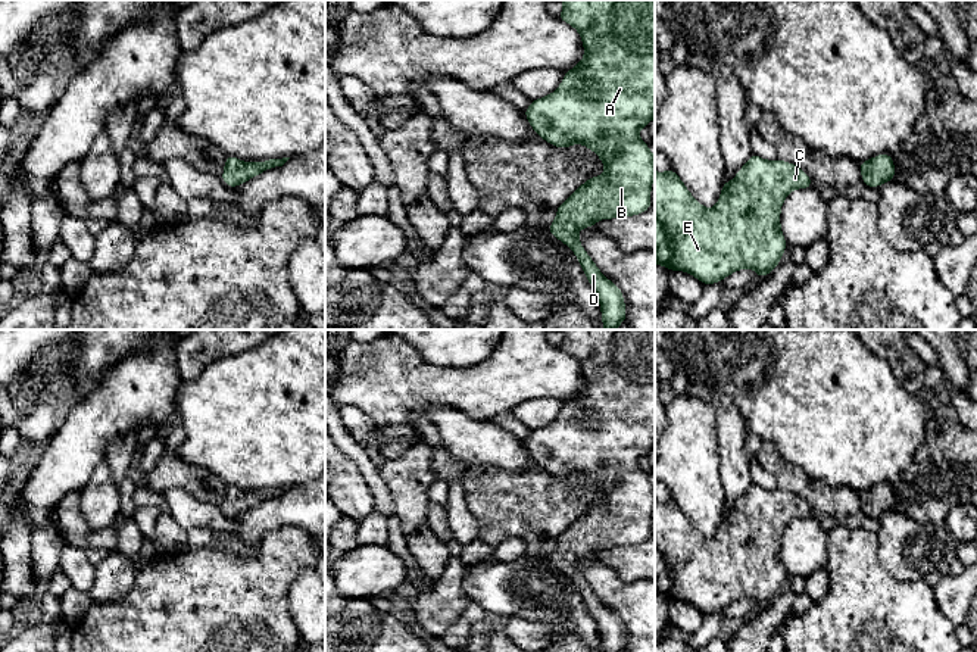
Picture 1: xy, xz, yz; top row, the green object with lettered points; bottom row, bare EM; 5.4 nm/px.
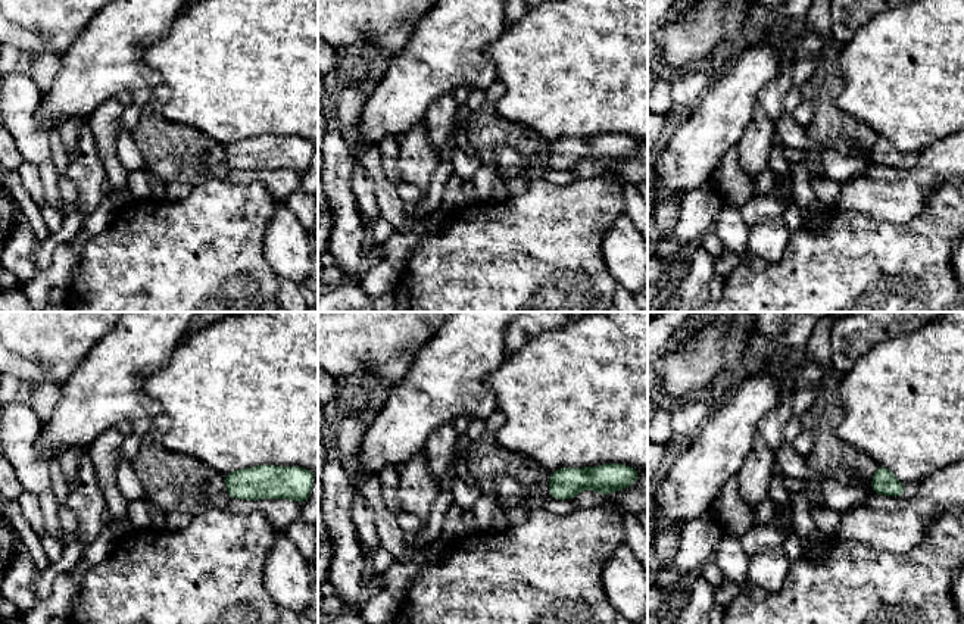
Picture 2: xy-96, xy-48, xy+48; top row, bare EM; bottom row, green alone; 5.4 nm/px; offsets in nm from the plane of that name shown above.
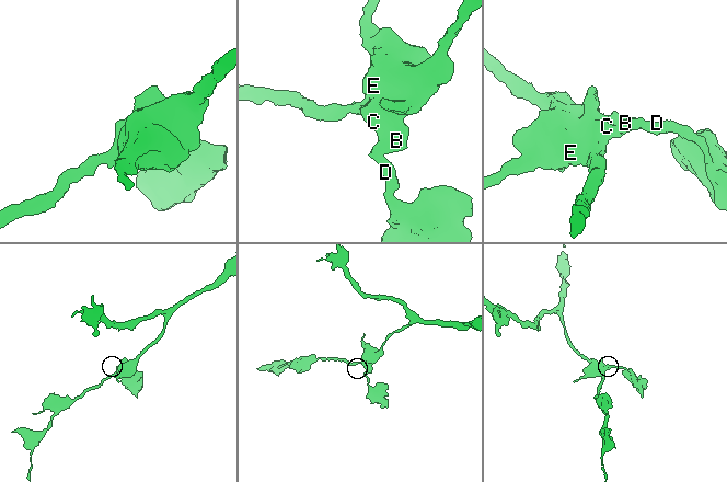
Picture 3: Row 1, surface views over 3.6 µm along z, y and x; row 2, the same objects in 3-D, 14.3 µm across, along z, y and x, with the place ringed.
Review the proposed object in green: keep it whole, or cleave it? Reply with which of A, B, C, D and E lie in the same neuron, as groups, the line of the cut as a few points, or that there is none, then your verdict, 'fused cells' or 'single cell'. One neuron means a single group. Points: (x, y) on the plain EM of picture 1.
A B C D E | no cut | single cell

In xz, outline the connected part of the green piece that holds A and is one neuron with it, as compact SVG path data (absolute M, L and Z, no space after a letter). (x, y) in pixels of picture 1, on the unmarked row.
M561 330L564 339L558 349L574 356L583 369L584 387L566 400L561 415L549 425L533 430L524 444L531 458L555 477L584 474L605 493L605 502L583 512L556 539L556 549L549 555L550 564L565 573L577 586L587 611L599 626L602 652L625 652L624 626L609 611L583 578L578 559L594 556L597 549L634 546L652 537L650 521L655 506L655 486L639 461L655 447L655 330Z

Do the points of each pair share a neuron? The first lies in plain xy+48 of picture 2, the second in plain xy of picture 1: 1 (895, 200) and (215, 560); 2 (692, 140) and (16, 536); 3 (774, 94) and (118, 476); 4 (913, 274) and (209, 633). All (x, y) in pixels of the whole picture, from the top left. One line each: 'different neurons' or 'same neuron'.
1: different neurons
2: different neurons
3: same neuron
4: same neuron

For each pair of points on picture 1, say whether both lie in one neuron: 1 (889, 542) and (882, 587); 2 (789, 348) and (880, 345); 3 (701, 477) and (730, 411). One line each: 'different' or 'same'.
1: different
2: different
3: different

